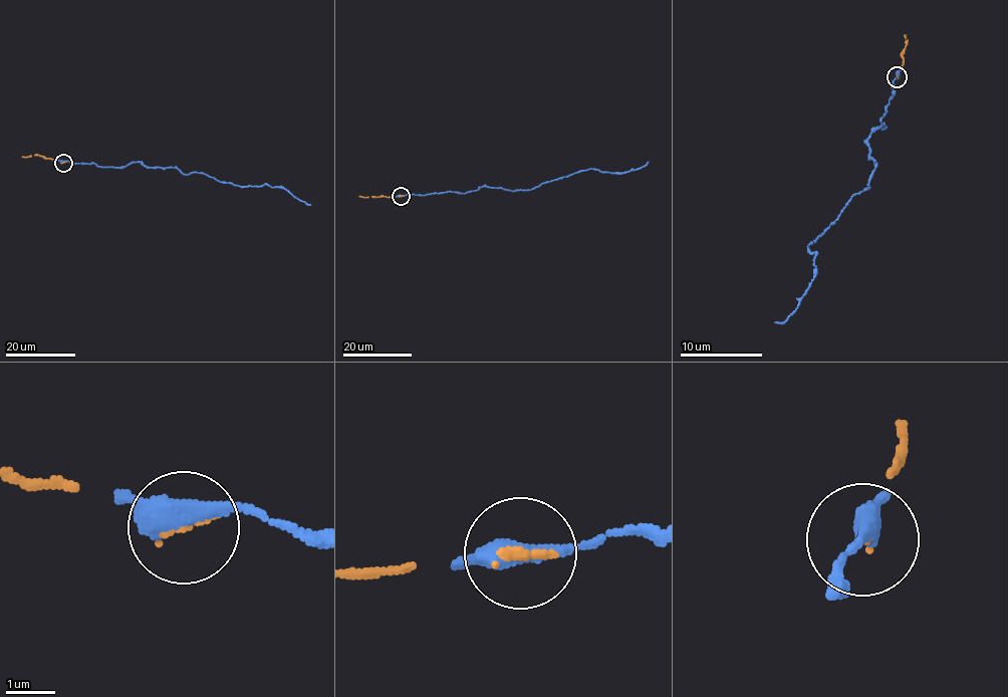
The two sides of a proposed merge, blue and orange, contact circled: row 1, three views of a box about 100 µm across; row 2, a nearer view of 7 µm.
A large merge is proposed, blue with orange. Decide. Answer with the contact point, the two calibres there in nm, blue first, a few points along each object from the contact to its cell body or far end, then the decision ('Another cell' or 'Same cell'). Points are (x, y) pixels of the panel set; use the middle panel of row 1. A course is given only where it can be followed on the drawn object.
Place: (401, 196). Thickness 420 nm (blue) against 120 nm. Course of blue: (401, 196), (464, 193), (483, 186), (533, 189), (581, 170), (595, 169), (620, 173), (641, 168), (648, 161). Course of orange: (401, 196), (359, 197). Same cell

